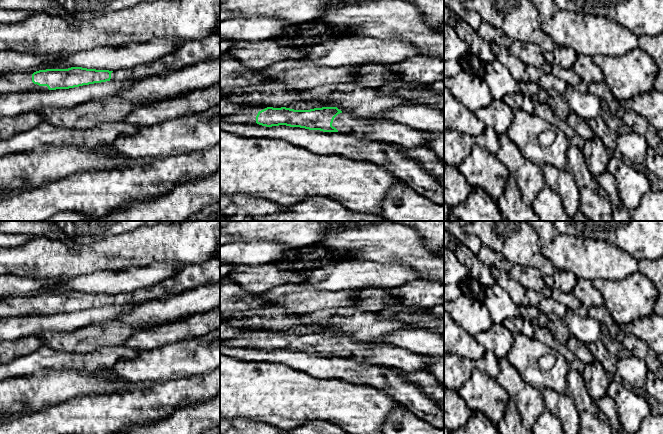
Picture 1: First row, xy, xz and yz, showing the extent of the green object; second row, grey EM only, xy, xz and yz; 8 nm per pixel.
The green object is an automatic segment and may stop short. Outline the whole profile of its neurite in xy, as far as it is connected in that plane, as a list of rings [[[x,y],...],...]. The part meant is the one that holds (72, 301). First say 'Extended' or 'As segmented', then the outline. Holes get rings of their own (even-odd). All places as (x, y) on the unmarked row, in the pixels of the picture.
Extended. [[[212,258],[200,264],[190,264],[179,270],[175,277],[165,279],[153,287],[115,295],[71,291],[46,293],[34,297],[12,297],[0,300],[0,319],[69,313],[110,304],[168,298],[177,294],[220,281],[220,259]]]

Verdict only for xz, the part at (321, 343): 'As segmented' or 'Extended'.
Extended

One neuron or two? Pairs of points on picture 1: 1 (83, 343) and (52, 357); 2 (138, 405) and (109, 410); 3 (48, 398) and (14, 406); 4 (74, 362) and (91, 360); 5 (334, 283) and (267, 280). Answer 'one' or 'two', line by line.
1: two
2: one
3: one
4: one
5: two

